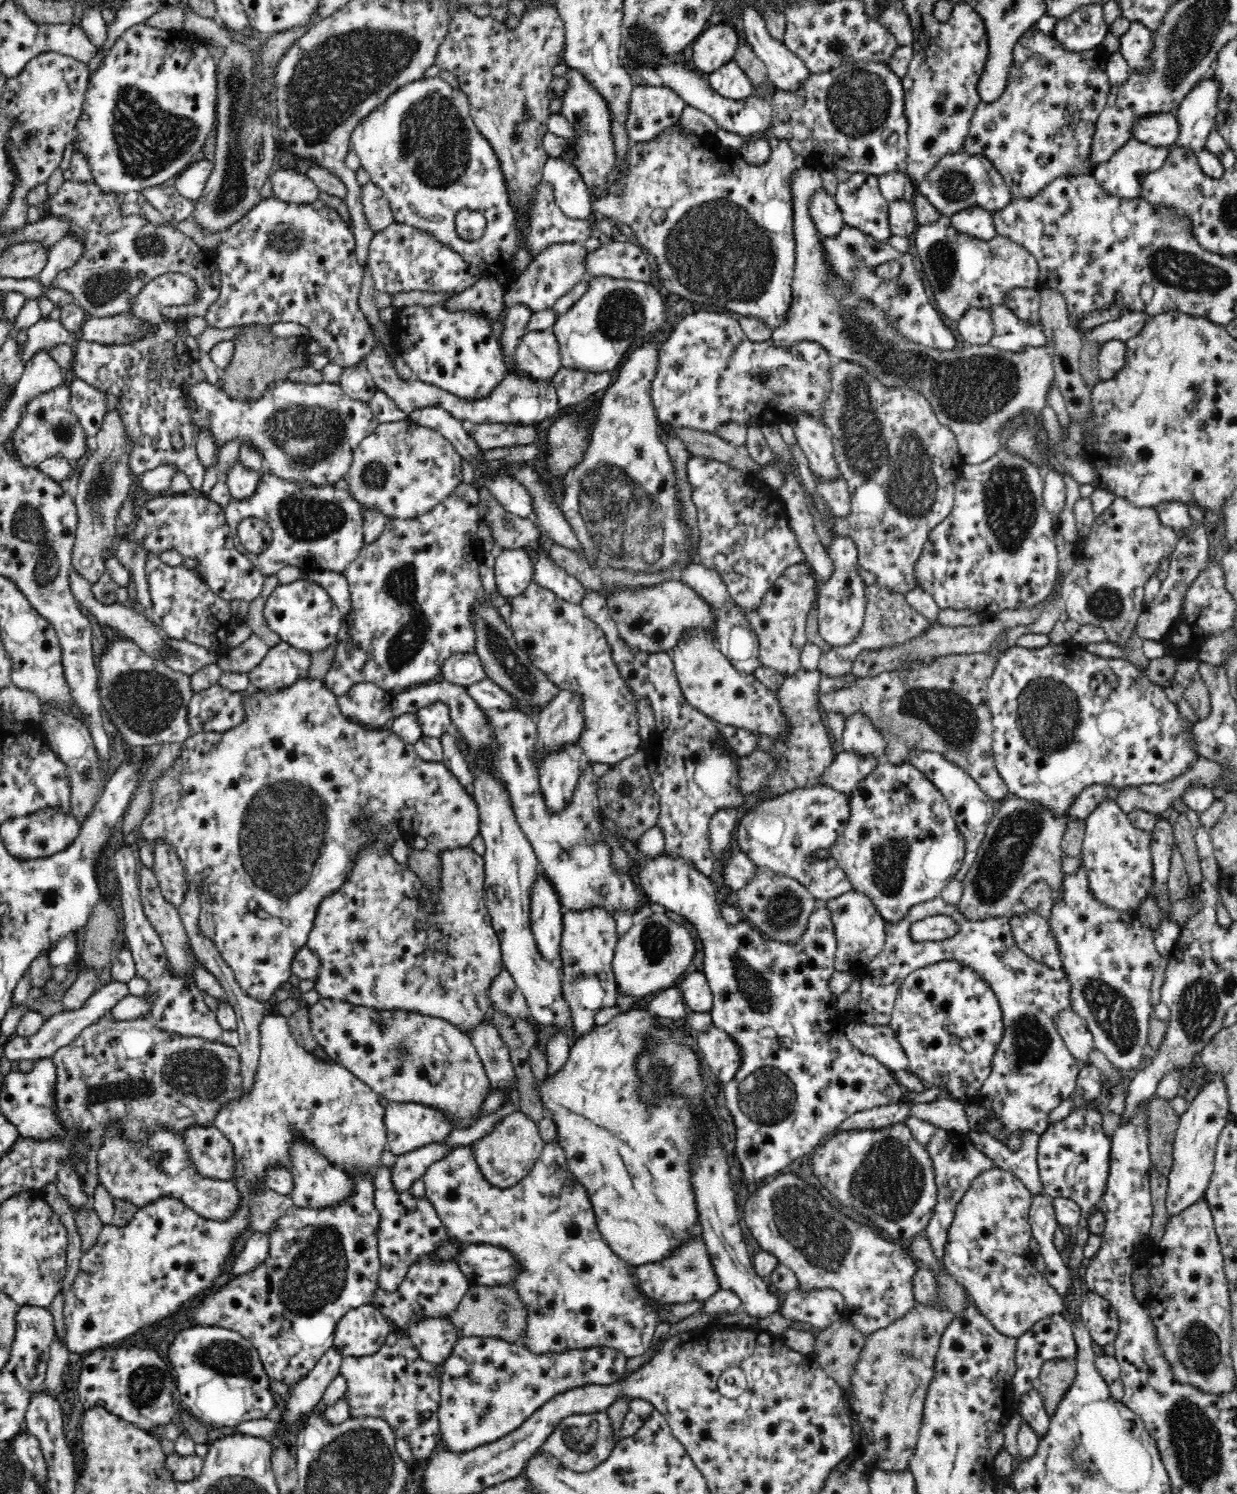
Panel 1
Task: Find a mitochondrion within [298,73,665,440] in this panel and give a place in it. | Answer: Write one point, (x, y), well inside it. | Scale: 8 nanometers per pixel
(434, 138)

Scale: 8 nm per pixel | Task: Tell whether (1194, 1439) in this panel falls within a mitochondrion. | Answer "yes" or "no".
yes

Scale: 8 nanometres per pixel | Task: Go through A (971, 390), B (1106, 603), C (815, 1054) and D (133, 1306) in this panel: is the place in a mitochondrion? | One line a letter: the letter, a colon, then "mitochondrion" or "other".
A: mitochondrion
B: mitochondrion
C: other
D: other

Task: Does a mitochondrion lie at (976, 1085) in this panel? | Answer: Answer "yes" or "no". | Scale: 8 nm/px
no

